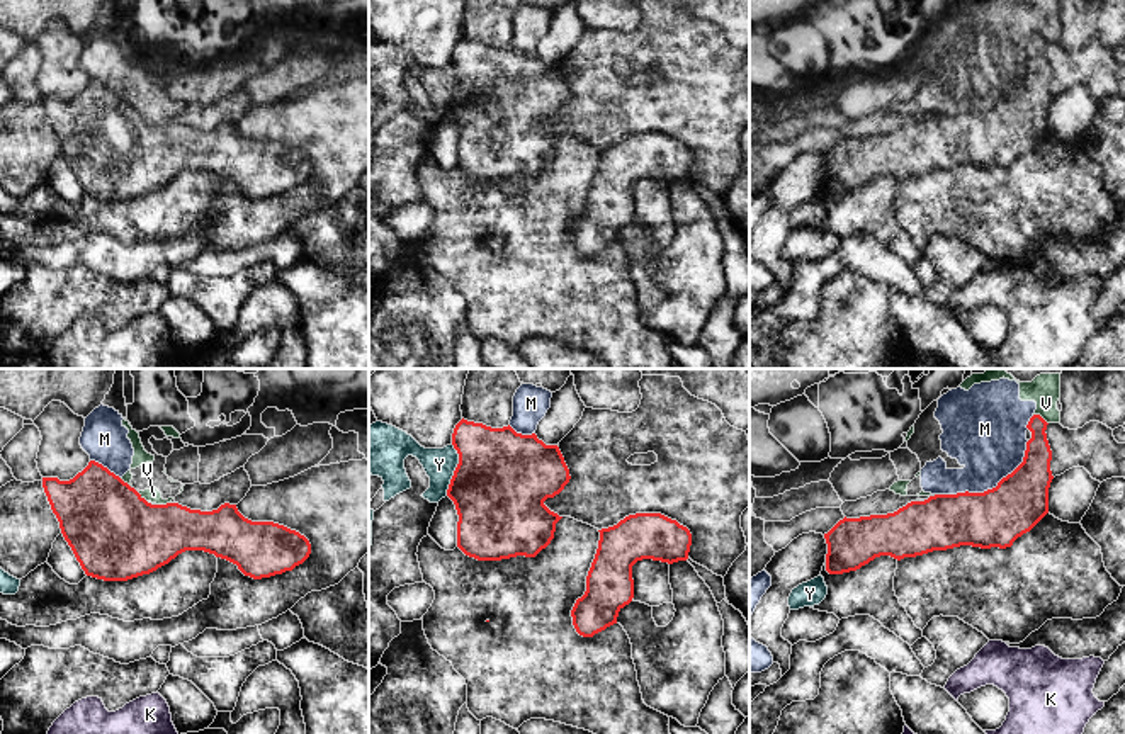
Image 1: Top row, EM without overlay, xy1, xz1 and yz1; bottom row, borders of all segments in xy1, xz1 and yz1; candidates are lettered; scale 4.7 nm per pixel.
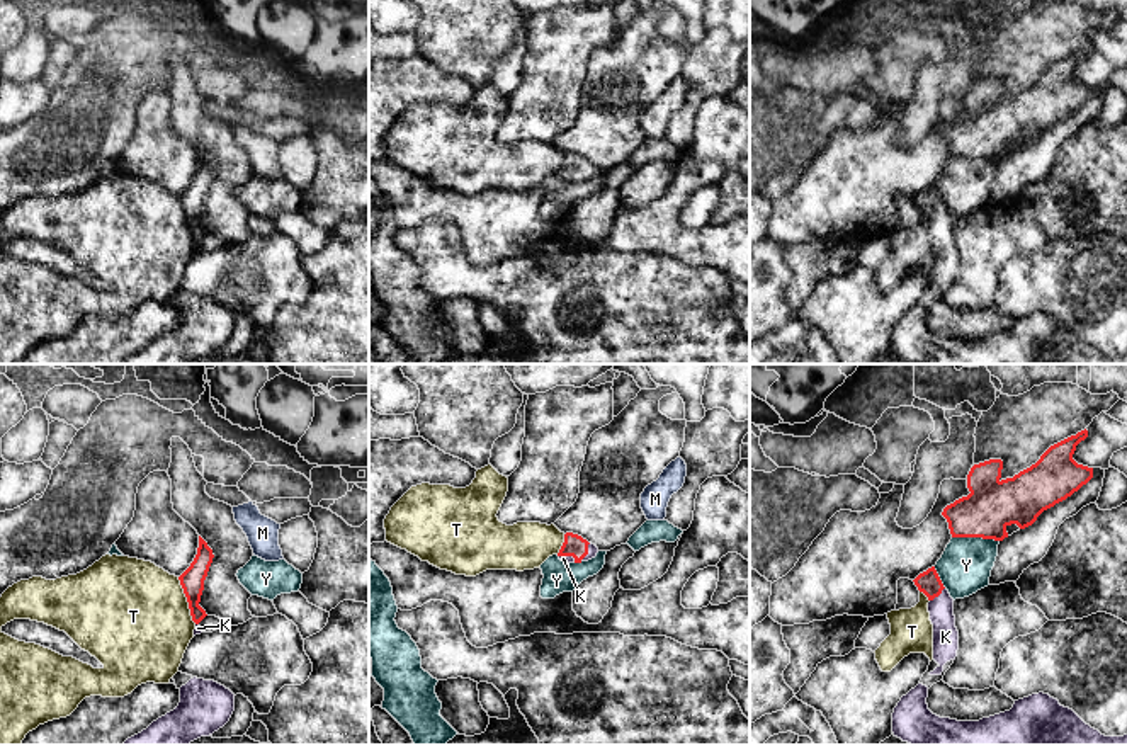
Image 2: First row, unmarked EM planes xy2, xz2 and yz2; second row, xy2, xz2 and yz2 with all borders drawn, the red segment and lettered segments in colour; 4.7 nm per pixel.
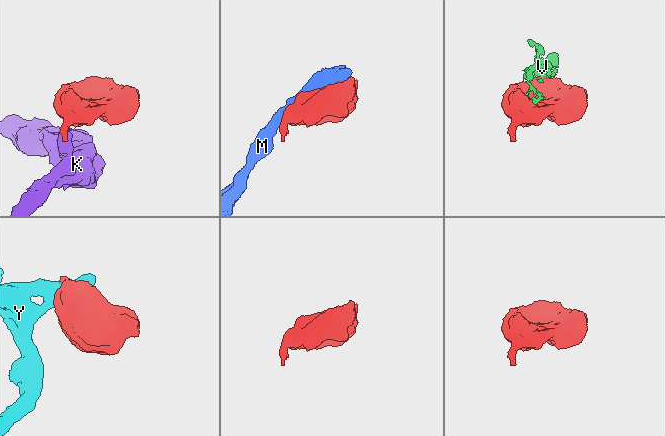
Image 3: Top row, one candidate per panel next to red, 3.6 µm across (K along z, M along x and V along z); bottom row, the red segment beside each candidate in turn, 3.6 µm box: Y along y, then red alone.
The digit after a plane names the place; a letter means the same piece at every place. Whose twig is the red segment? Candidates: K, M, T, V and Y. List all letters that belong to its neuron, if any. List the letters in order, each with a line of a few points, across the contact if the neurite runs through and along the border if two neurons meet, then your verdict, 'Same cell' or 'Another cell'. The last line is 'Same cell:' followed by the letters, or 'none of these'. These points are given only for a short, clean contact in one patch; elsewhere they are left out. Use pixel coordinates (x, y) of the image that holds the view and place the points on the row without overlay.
K: Line: yz2 (928, 201), (937, 215), (945, 255). Same cell
M: Another cell
T: Line: xy2 (177, 196), (189, 233), (196, 242). Another cell
V: Another cell
Y: Another cell
Same cell: K

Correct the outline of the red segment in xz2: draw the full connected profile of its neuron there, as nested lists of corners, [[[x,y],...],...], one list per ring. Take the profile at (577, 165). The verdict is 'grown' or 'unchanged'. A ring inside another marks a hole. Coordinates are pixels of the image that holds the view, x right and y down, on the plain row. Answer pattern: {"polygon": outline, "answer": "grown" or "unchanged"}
{"polygon": [[[566,151],[564,162],[558,172],[559,179],[564,182],[581,182],[595,177],[598,167],[578,153]]], "answer": "grown"}

